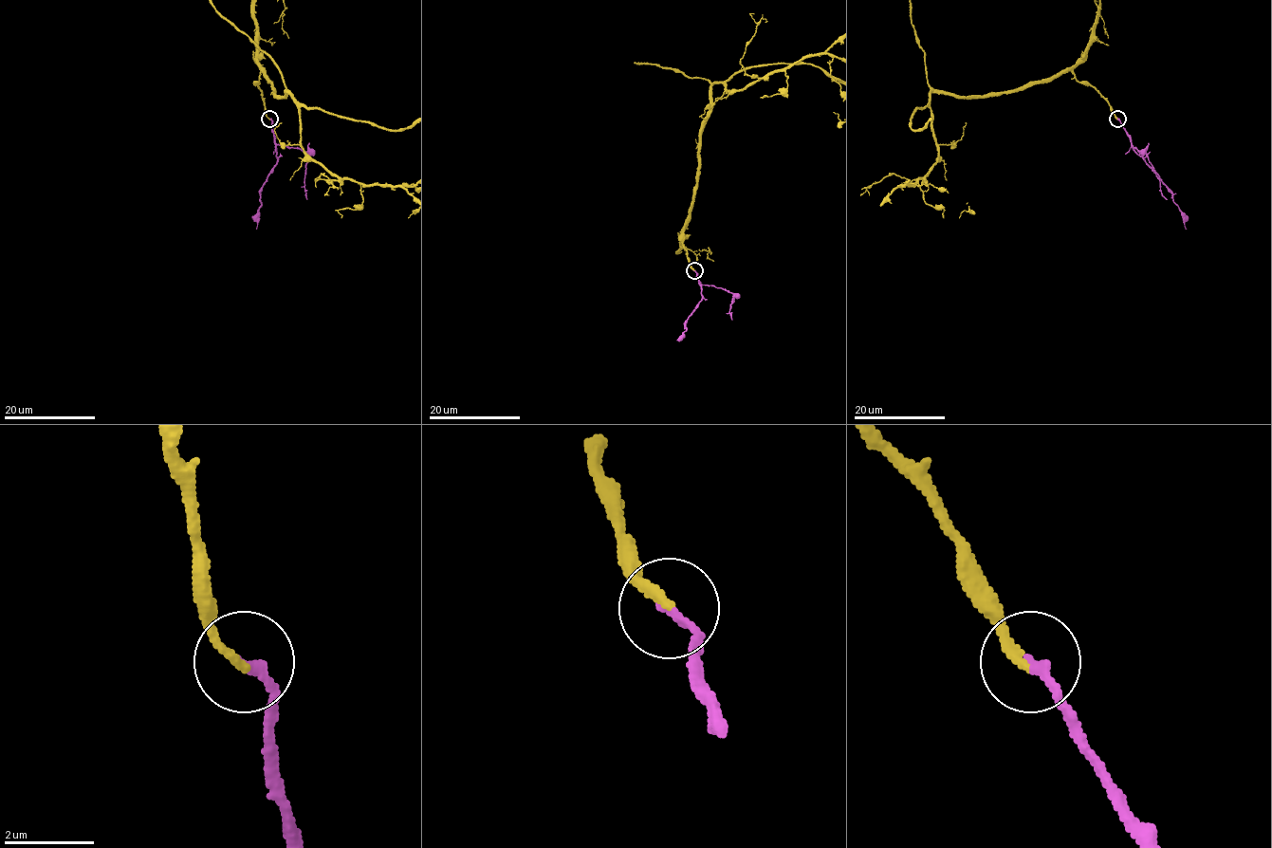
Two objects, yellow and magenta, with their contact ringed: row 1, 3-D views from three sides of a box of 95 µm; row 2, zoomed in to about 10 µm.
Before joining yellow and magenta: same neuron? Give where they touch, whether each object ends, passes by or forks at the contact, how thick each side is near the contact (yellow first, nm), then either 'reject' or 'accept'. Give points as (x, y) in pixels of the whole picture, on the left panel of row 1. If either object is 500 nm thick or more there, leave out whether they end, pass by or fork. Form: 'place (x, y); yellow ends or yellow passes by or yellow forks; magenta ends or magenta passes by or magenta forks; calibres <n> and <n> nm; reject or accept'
place (269, 119); yellow ends; magenta ends; calibres 220 and 200 nm; accept

